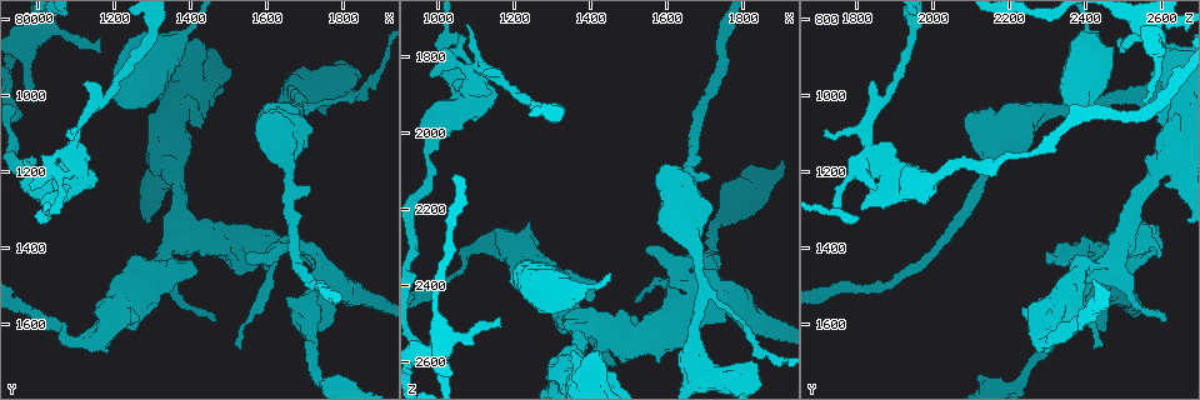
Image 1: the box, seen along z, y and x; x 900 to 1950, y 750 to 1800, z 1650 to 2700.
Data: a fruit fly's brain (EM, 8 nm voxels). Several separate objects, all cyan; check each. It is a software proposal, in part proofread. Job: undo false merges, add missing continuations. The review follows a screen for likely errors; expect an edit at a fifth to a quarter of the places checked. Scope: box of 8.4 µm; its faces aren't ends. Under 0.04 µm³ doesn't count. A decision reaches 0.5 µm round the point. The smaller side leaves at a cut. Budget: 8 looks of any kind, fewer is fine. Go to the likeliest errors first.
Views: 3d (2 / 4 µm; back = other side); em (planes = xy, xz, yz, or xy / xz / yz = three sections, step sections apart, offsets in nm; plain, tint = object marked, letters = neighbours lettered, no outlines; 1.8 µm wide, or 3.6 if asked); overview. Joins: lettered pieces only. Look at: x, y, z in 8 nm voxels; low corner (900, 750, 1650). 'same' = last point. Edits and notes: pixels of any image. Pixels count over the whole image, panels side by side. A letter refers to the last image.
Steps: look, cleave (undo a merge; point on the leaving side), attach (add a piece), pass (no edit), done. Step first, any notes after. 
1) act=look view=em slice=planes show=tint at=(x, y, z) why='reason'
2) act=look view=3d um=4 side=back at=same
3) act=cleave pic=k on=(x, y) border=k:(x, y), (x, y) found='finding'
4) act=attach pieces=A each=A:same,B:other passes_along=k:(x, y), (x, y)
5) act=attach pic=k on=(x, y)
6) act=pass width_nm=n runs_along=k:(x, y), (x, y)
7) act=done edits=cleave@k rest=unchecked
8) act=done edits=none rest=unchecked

act=look view=3d um=2 at=(1165, 885, 2505) why='free end'

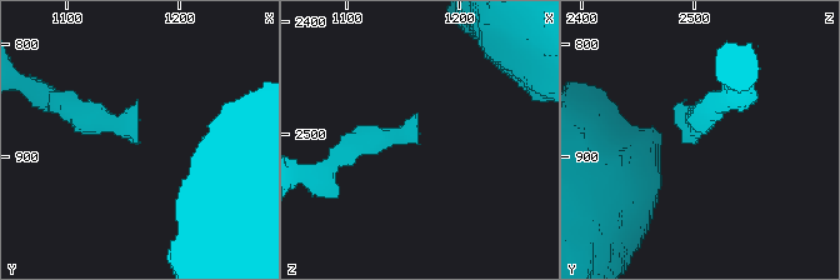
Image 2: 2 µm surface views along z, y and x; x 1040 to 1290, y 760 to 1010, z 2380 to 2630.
act=look view=em slice=xz step=16 show=tint at=(1160, 890, 2498) why='now the EM'

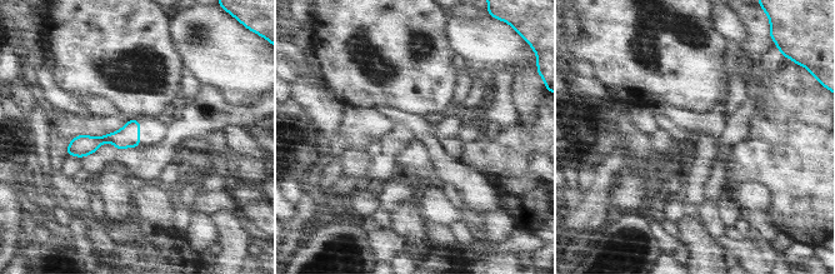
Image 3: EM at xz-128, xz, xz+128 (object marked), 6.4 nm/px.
act=look view=em slice=planes show=letters at=same why='cut it another way'

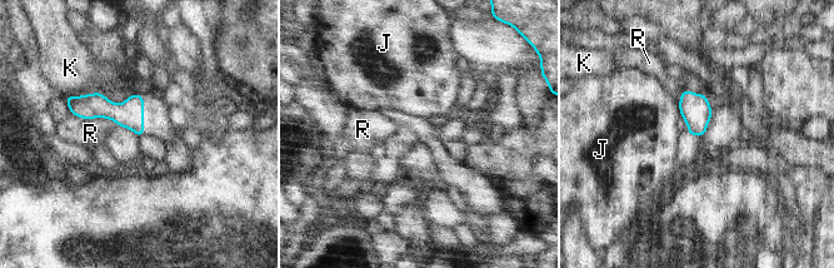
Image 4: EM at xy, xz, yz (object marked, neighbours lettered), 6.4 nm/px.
act=pass longest_contact=R:340nm each=J:other,K:other,R:other runs_along=4:(71, 107), (118, 112), (140, 133) found='none of them fits'

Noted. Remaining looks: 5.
act=look view=em slice=planes show=letters at=(1550, 1425, 2310) why='free end'

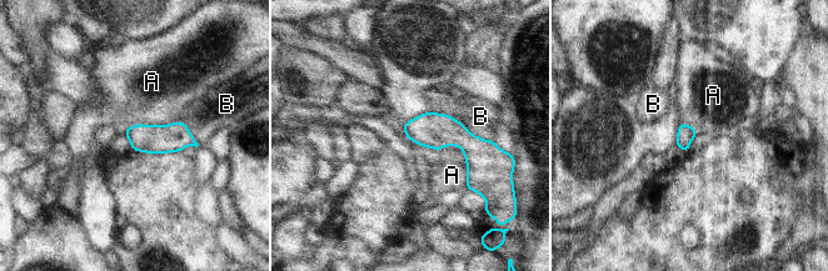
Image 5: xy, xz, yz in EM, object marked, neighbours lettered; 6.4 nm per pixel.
act=pass each=A:other,B:other found='no lettered piece goes on from it'

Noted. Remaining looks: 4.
act=look view=em slice=planes show=letters at=(1700, 1040, 2410) why='three arms meet'

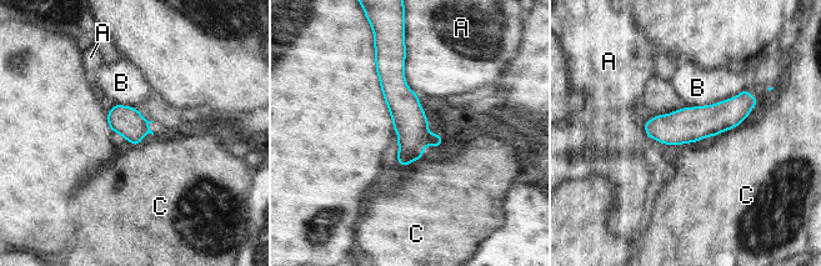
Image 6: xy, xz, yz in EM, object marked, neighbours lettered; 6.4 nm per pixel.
act=cleave pic=6 on=(431, 139) width_nm=190 each=A:other,B:other,C:other border=6:(427, 135), (424, 145) found='a second neuron is stuck on'

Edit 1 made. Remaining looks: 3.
act=done edits=cleave@6 rest=unchecked

